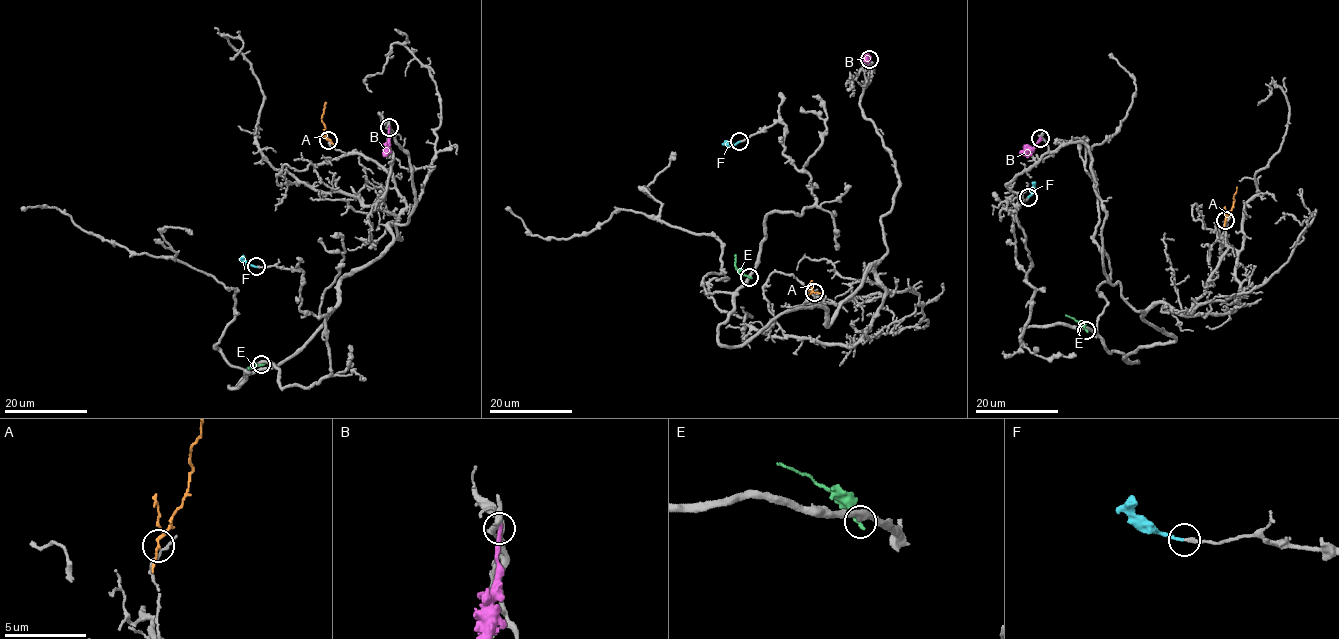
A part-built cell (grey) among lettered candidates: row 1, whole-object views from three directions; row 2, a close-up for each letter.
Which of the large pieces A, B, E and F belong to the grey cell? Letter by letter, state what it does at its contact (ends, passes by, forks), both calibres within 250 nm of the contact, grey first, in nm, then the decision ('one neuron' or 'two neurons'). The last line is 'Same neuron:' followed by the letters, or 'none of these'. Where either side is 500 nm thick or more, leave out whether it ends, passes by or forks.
A: it forks; calibres 180 and 140 nm; two neurons
B: it ends; calibres 360 and 320 nm; two neurons
E: it ends; calibres 440 and 240 nm; two neurons
F: it ends; calibres 220 and 180 nm; one neuron
Same neuron: F

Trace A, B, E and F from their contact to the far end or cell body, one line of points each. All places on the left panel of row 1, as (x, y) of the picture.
A: (328, 140), (322, 119), (326, 102)
B: (389, 127), (387, 149), (383, 156)
E: (261, 364), (249, 368)
F: (256, 267), (239, 260)

